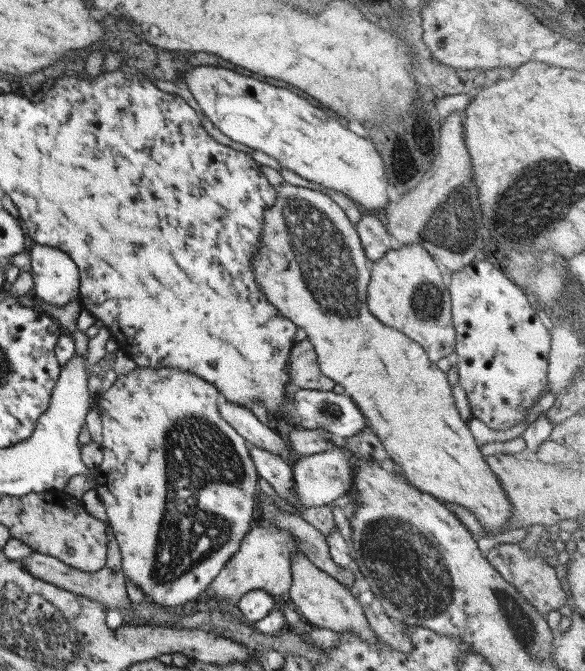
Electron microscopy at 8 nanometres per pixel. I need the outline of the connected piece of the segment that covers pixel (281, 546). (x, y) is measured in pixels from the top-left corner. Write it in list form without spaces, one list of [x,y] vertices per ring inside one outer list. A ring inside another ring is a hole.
[[[255,523],[242,539],[238,552],[228,560],[226,566],[205,588],[208,602],[234,607],[242,596],[251,590],[265,590],[274,598],[286,601],[292,582],[292,554],[304,556],[299,550],[295,536],[292,536],[289,530],[283,530],[271,524],[267,527],[260,527]]]

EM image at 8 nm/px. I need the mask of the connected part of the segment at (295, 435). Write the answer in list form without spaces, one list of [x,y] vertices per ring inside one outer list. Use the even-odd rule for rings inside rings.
[[[292,428],[288,434],[290,448],[301,456],[328,451],[332,447],[333,439],[335,436],[324,429],[302,431],[299,428]]]

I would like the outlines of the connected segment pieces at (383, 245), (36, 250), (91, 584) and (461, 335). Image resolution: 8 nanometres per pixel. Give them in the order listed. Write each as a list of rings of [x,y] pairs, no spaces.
[[[363,211],[362,218],[356,224],[364,253],[370,263],[376,263],[393,248],[393,238],[387,231],[383,214]]]
[[[30,243],[34,294],[43,302],[64,306],[79,298],[79,270],[66,253],[45,244]]]
[[[35,551],[30,557],[24,557],[24,559],[18,560],[27,566],[27,569],[35,576],[40,577],[42,580],[50,581],[54,586],[58,588],[77,593],[80,597],[91,599],[92,601],[101,603],[106,606],[108,610],[119,611],[124,622],[130,622],[134,619],[132,614],[132,606],[130,606],[130,600],[128,599],[126,592],[126,580],[122,571],[114,571],[109,567],[101,568],[96,572],[84,572],[64,564],[61,560],[48,556],[46,554],[38,553]]]
[[[484,256],[451,275],[448,286],[451,294],[451,313],[455,328],[455,354],[459,384],[464,388],[473,416],[494,430],[508,430],[520,424],[531,406],[547,388],[548,355],[551,334],[542,325],[540,317],[526,294],[514,280],[491,258]]]

